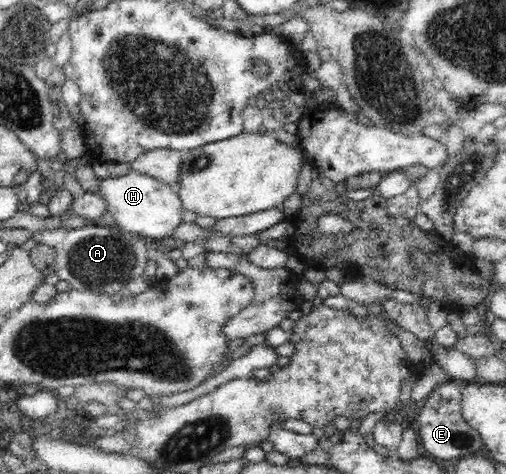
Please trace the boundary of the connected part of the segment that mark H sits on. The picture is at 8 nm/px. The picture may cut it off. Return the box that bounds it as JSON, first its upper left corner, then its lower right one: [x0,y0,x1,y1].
[98,170,182,240]

